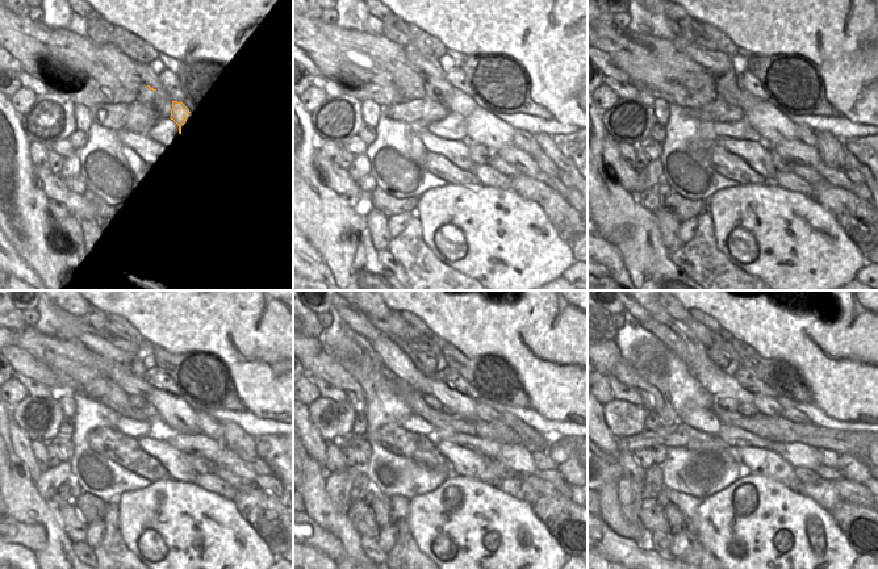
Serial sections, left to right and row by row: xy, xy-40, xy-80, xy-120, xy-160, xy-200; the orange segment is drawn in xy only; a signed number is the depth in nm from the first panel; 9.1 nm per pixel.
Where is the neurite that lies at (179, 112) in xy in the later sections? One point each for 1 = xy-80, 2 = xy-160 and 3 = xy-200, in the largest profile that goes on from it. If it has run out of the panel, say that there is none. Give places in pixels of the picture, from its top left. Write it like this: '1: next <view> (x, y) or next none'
1: next xy-80 (728, 88)
2: next xy-160 (393, 358)
3: next xy-200 (673, 342)

